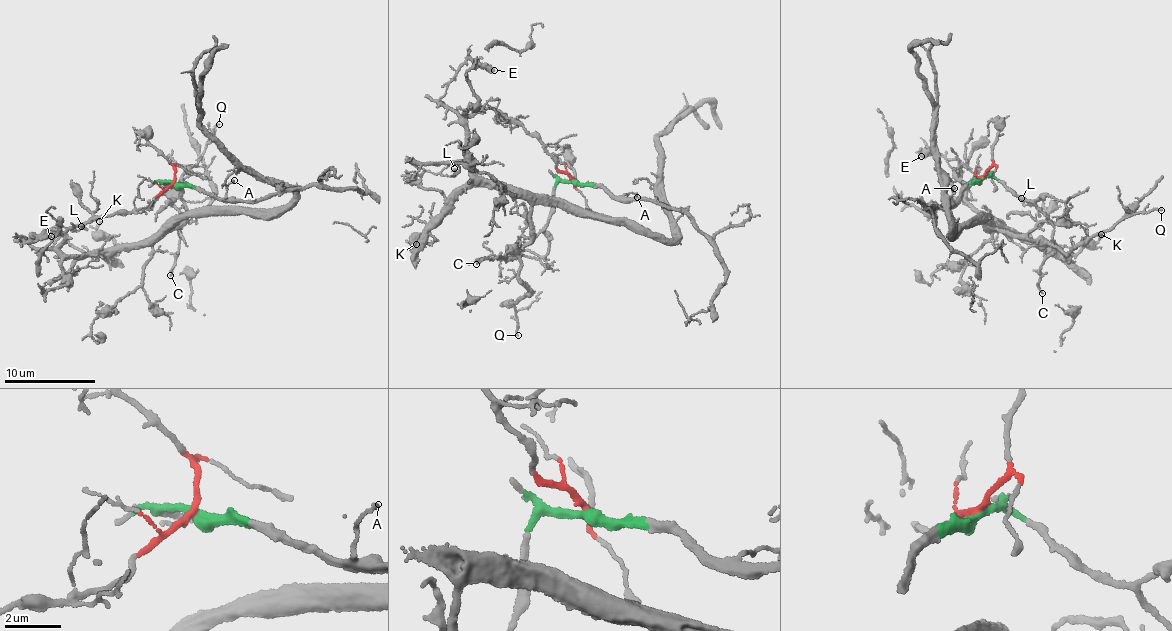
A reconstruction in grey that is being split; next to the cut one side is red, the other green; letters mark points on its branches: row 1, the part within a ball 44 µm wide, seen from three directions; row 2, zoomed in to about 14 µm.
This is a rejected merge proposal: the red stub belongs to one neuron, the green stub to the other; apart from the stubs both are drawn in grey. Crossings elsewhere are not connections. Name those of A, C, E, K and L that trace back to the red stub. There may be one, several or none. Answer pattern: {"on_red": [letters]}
{"on_red": ["E", "K", "L"]}

